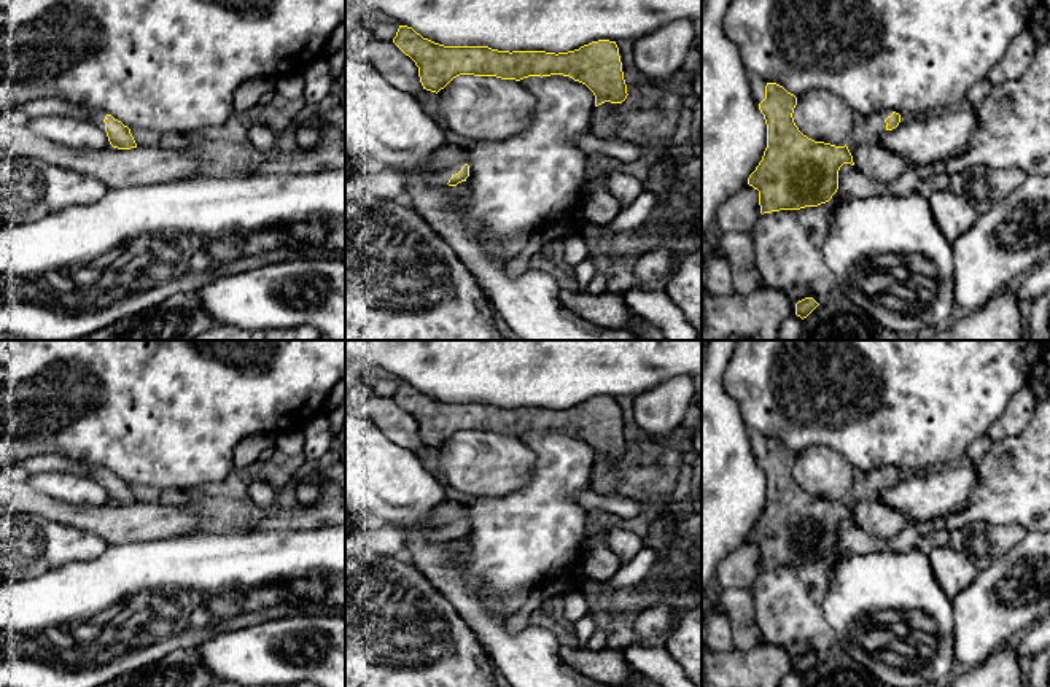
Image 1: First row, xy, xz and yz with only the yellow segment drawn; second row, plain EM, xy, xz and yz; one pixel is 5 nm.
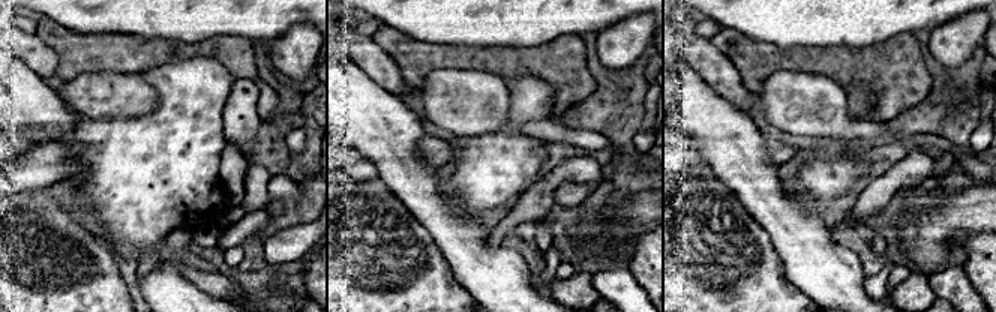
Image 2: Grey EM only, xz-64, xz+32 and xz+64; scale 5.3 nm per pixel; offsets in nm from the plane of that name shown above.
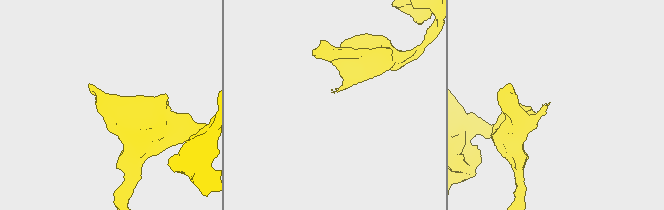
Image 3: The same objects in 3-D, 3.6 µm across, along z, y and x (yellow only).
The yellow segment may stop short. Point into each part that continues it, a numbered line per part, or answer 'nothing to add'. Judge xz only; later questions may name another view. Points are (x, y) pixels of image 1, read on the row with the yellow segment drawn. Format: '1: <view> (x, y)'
1: xz (449, 161)

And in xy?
1: xy (48, 105)

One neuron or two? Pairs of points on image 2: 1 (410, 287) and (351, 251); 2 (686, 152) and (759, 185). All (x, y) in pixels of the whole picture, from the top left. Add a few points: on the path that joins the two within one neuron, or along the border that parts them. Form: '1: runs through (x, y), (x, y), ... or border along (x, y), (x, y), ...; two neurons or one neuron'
1: runs through (395, 287), (386, 285), (366, 266); one neuron
2: border along (683, 134), (696, 144), (708, 164); two neurons

